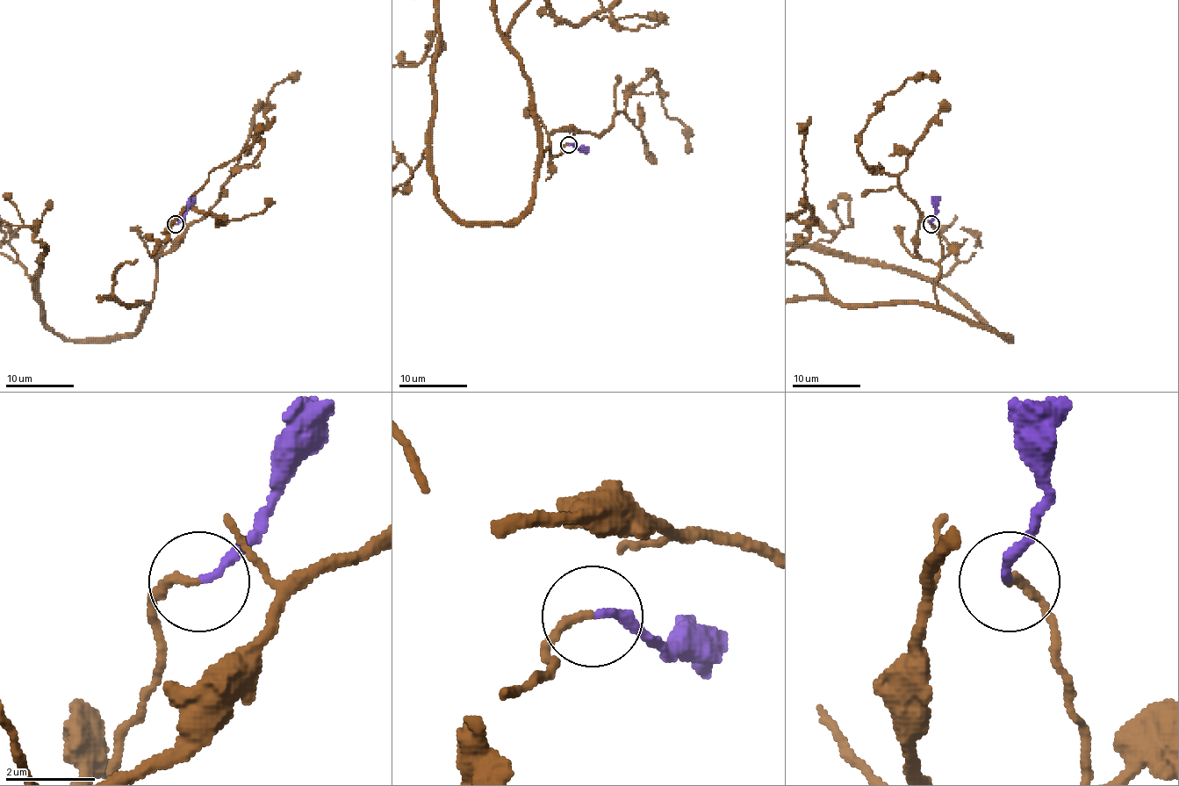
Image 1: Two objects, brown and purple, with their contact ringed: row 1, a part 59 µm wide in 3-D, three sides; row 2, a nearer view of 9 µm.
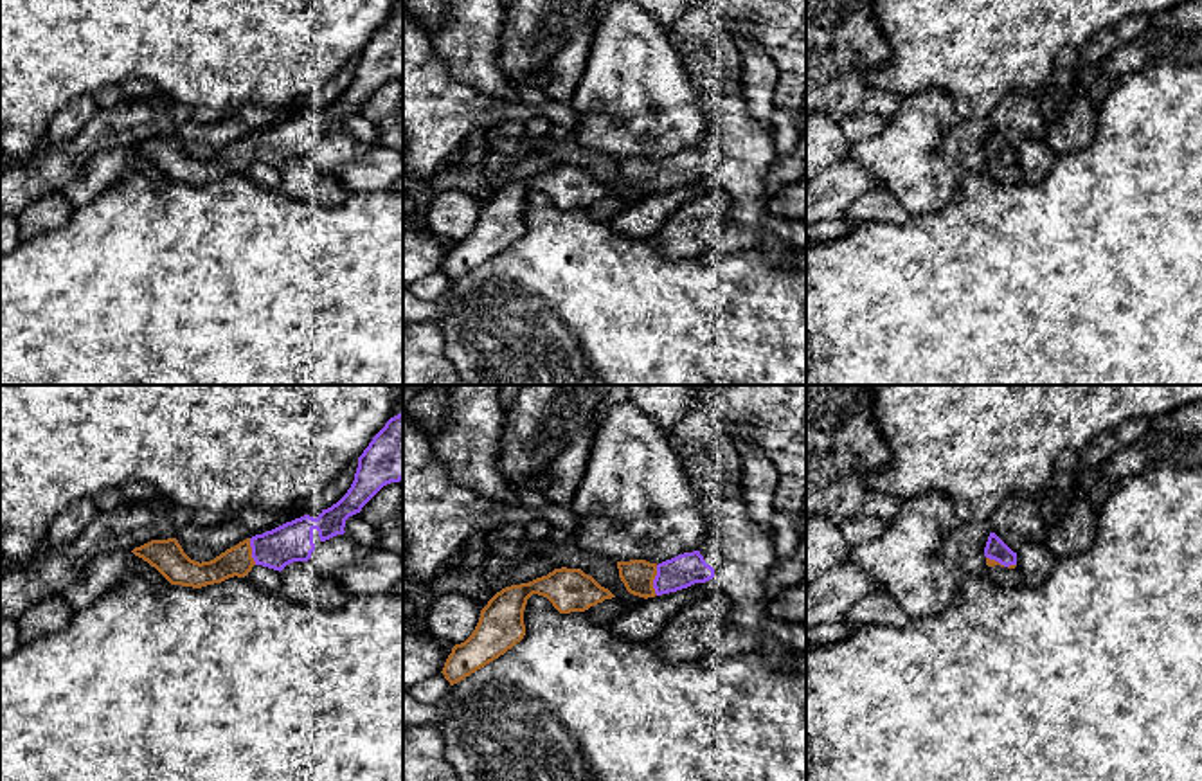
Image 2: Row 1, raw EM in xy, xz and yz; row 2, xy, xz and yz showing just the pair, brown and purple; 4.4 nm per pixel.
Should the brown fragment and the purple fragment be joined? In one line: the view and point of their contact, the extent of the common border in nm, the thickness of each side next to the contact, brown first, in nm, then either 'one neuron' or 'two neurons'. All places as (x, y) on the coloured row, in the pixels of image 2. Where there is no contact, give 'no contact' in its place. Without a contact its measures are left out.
meets brown in xz at (654, 578); contact 140 nm long; 140 nm thick on the brown side, 150 nm on the other; one neuron

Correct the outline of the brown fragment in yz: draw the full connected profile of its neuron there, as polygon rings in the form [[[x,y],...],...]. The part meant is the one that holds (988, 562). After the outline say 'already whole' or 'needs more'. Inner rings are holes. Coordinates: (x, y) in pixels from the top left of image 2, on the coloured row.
[[[990,533],[988,536],[984,556],[988,567],[1017,567],[1017,552],[1013,552],[995,533]]]; needs more

